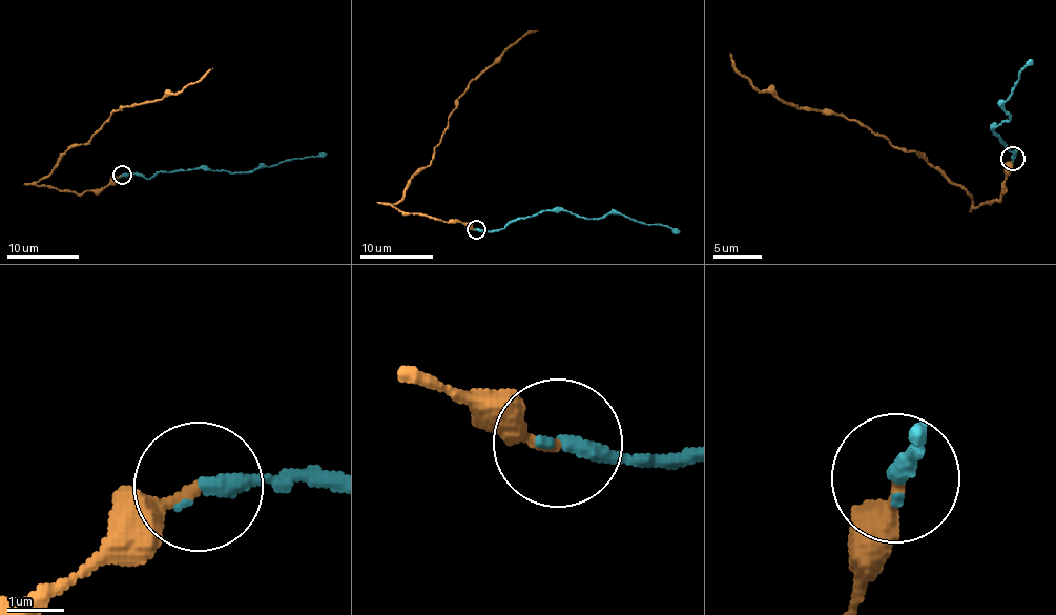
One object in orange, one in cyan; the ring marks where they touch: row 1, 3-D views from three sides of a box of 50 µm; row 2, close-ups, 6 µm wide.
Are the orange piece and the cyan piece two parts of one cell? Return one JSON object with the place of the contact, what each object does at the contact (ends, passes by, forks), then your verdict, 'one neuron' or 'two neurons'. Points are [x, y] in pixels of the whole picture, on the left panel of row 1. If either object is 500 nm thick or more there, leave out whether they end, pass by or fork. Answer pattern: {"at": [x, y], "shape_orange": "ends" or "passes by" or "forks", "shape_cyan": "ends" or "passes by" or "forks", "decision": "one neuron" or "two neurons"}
{"at": [122, 175], "shape_orange": "ends", "shape_cyan": "ends", "decision": "one neuron"}

